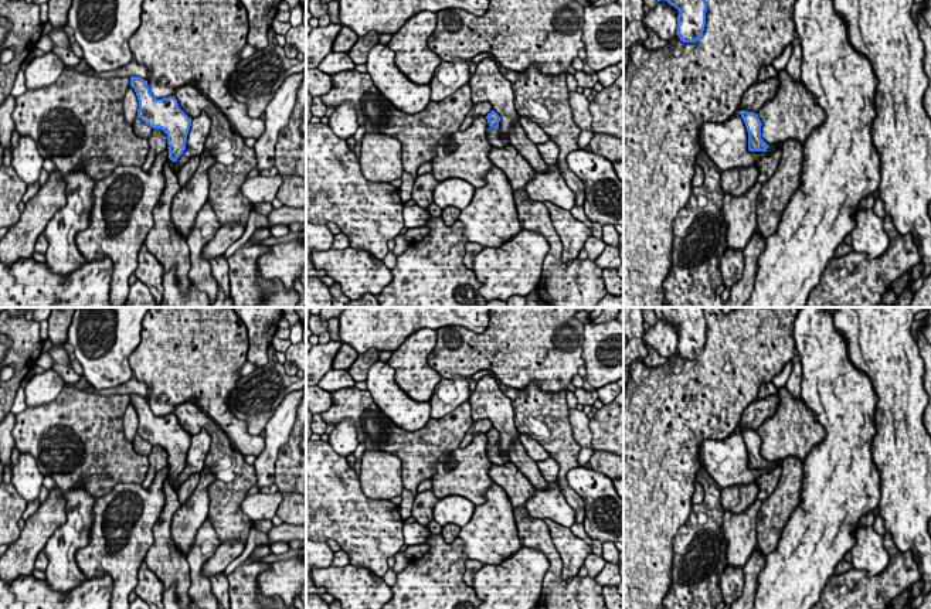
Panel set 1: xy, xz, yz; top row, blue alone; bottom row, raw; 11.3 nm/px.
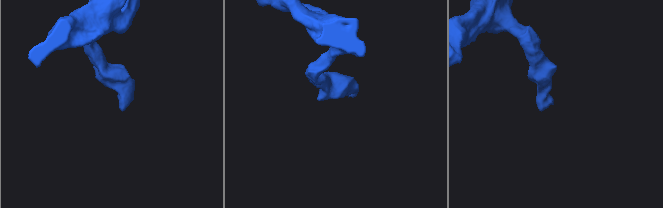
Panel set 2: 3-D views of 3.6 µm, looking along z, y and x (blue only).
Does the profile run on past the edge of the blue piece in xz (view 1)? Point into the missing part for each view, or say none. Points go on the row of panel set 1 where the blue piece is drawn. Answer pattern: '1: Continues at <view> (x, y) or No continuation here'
1: Continues at xz (495, 136)

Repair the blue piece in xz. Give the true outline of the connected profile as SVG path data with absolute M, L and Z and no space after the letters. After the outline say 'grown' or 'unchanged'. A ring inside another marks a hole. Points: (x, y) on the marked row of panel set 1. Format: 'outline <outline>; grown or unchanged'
outline M492 110L486 116L489 127L487 127L487 140L493 147L504 147L510 144L509 139L499 130L500 116Z; grown

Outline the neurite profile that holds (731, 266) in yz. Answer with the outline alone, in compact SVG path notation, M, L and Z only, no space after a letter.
M727 249L720 265L723 285L733 288L743 279L744 254L743 249Z

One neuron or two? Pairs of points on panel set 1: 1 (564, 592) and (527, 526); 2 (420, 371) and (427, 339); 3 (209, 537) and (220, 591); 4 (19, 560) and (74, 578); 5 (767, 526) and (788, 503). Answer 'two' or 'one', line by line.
1: one
2: one
3: two
4: two
5: one

